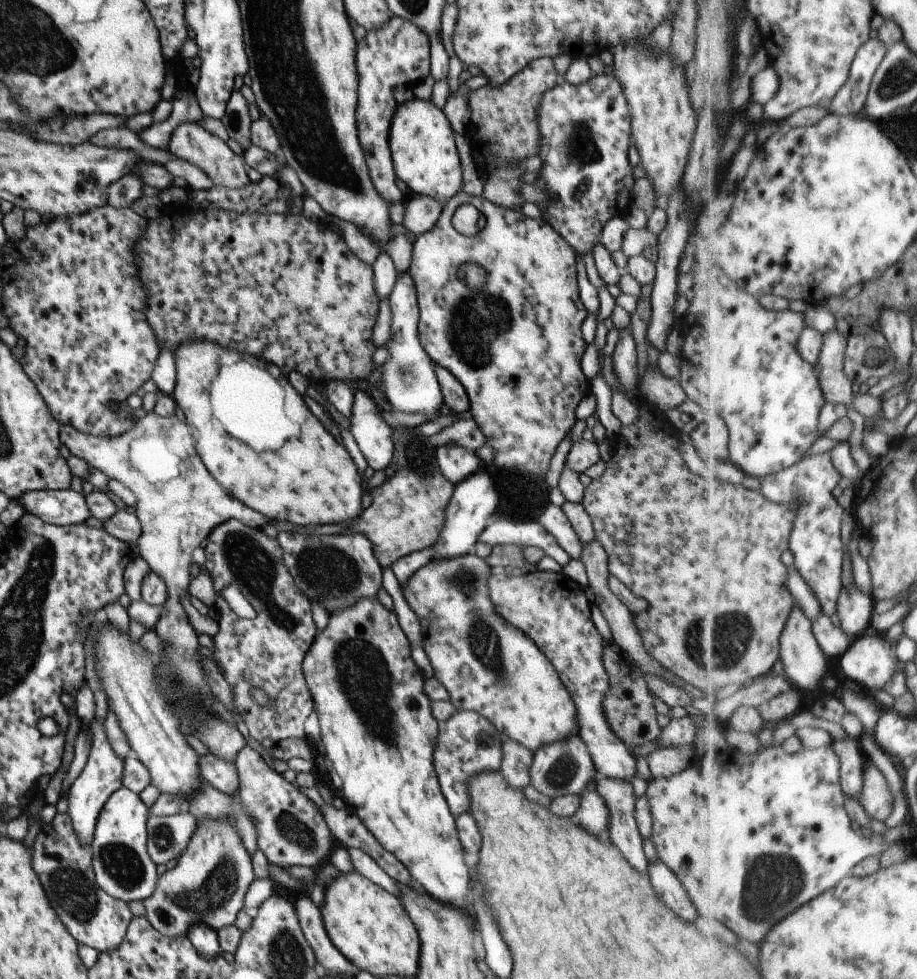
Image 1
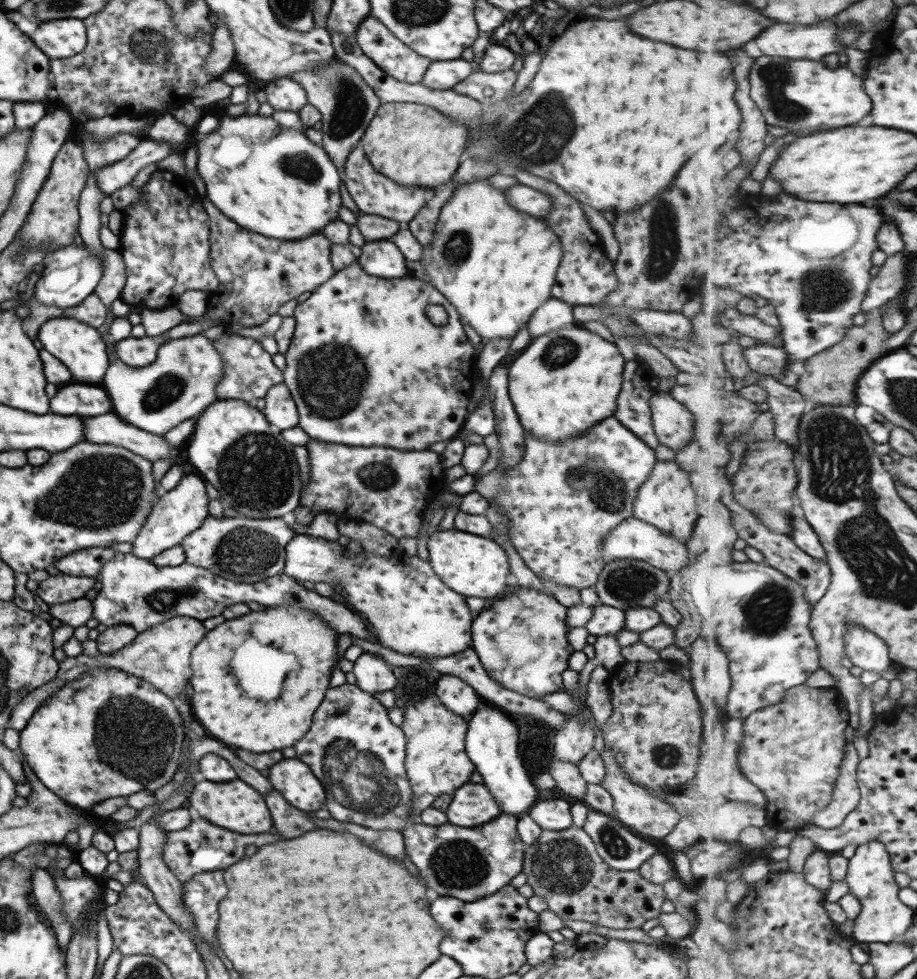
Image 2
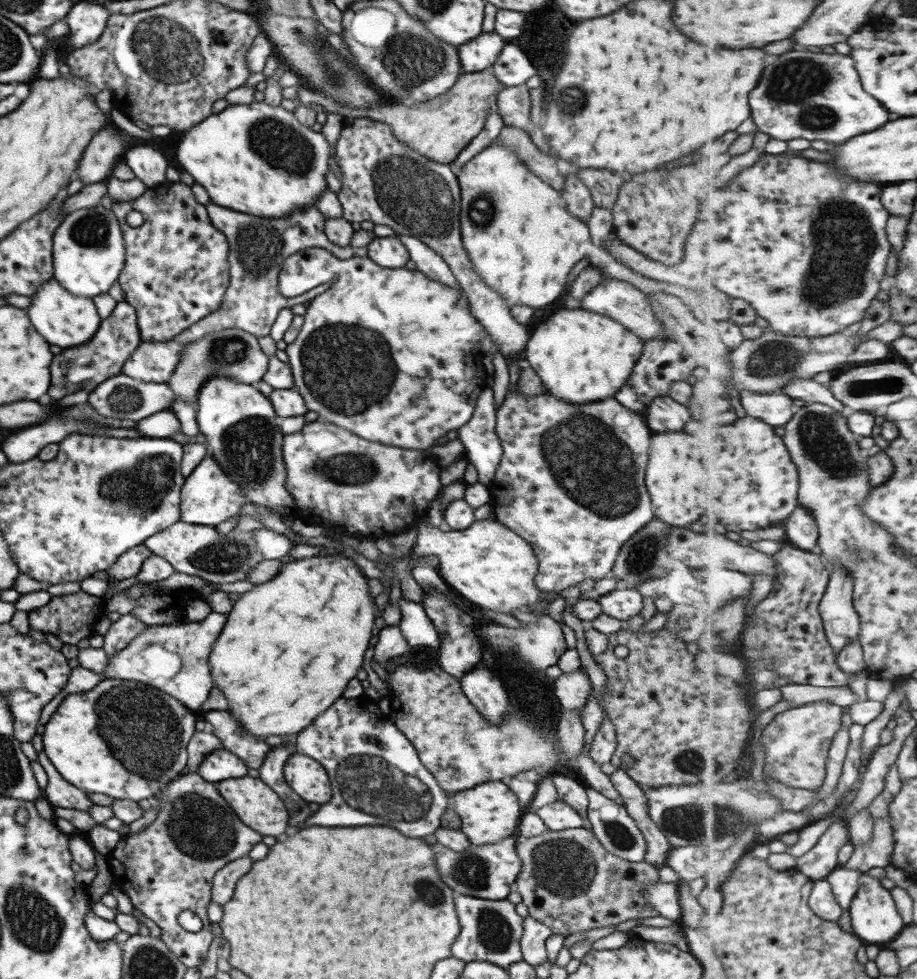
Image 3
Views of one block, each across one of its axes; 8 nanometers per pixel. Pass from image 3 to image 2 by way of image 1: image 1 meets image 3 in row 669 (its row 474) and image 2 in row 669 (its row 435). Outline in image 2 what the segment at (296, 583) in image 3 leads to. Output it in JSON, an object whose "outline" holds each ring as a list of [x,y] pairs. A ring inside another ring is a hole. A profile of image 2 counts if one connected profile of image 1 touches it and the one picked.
{"outline":[[[265,608],[262,612],[250,612],[238,619],[226,620],[206,633],[191,653],[191,667],[194,670],[190,677],[190,684],[194,690],[191,709],[196,708],[196,720],[202,728],[216,740],[224,742],[226,746],[236,746],[250,752],[272,752],[294,746],[310,728],[313,722],[312,714],[326,691],[330,688],[330,670],[338,666],[336,660],[338,637],[326,622],[309,611],[296,608]],[[254,636],[260,644],[272,644],[282,652],[292,652],[296,662],[302,664],[298,670],[284,682],[282,696],[270,702],[250,700],[244,690],[236,684],[236,678],[226,670],[234,648],[240,646],[246,638]]]}

